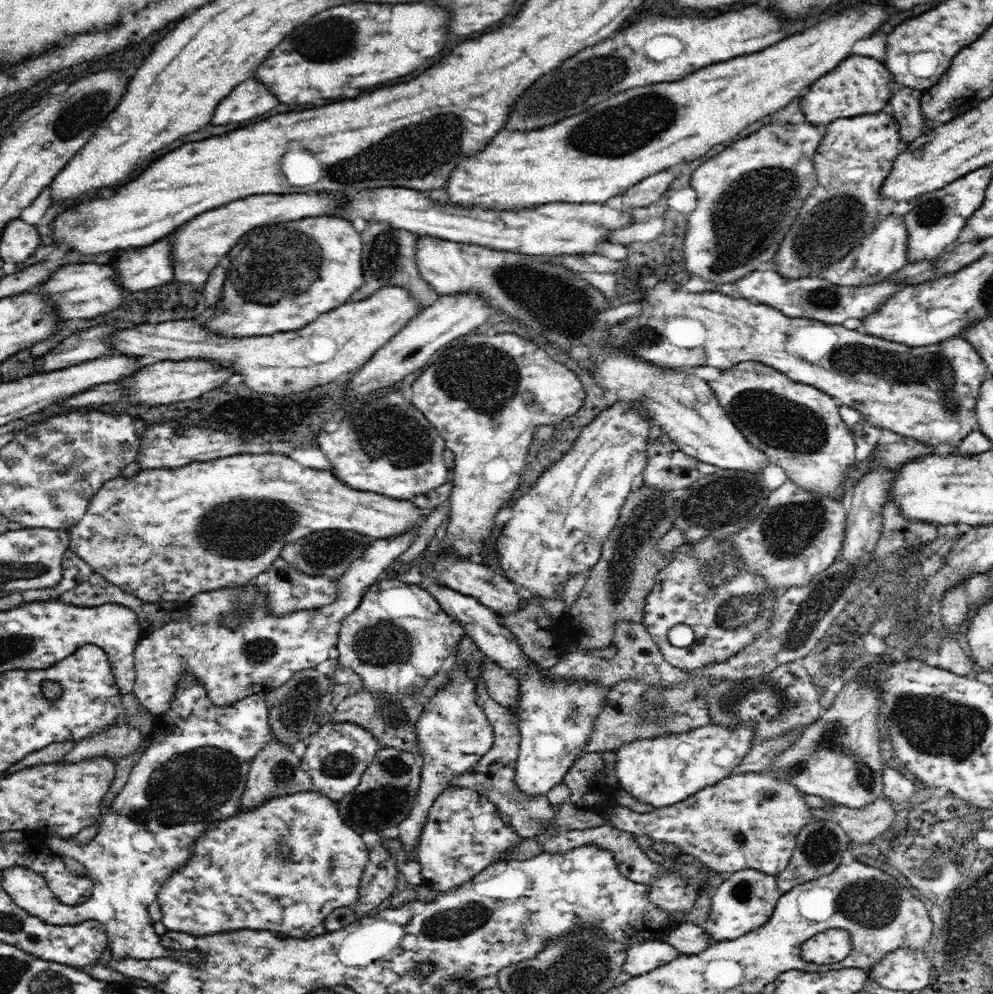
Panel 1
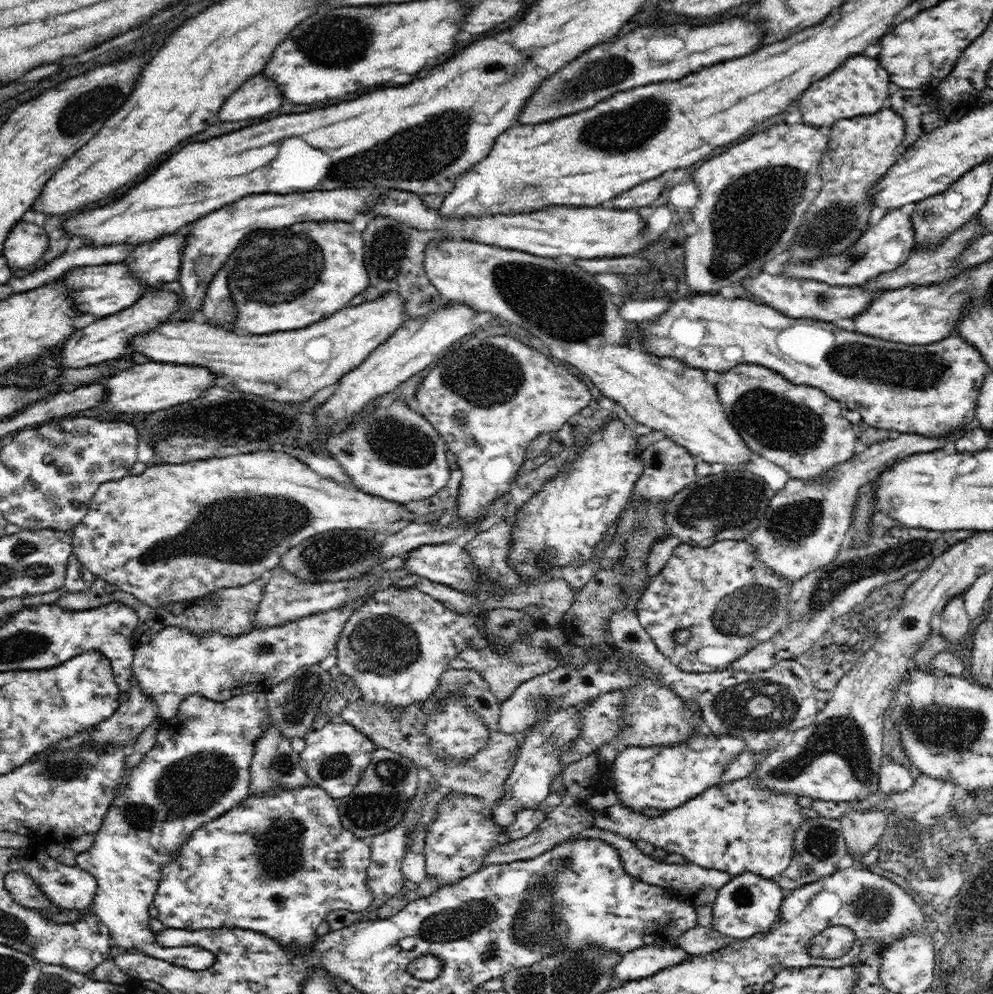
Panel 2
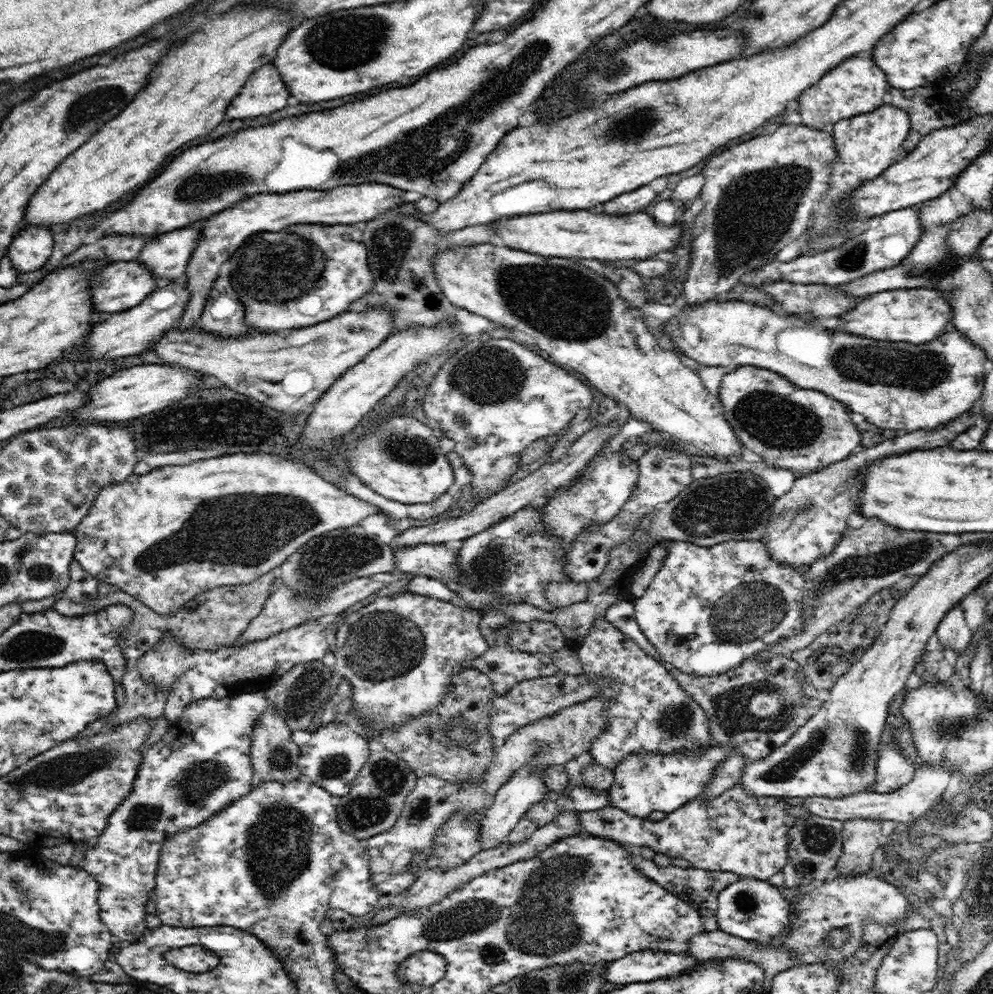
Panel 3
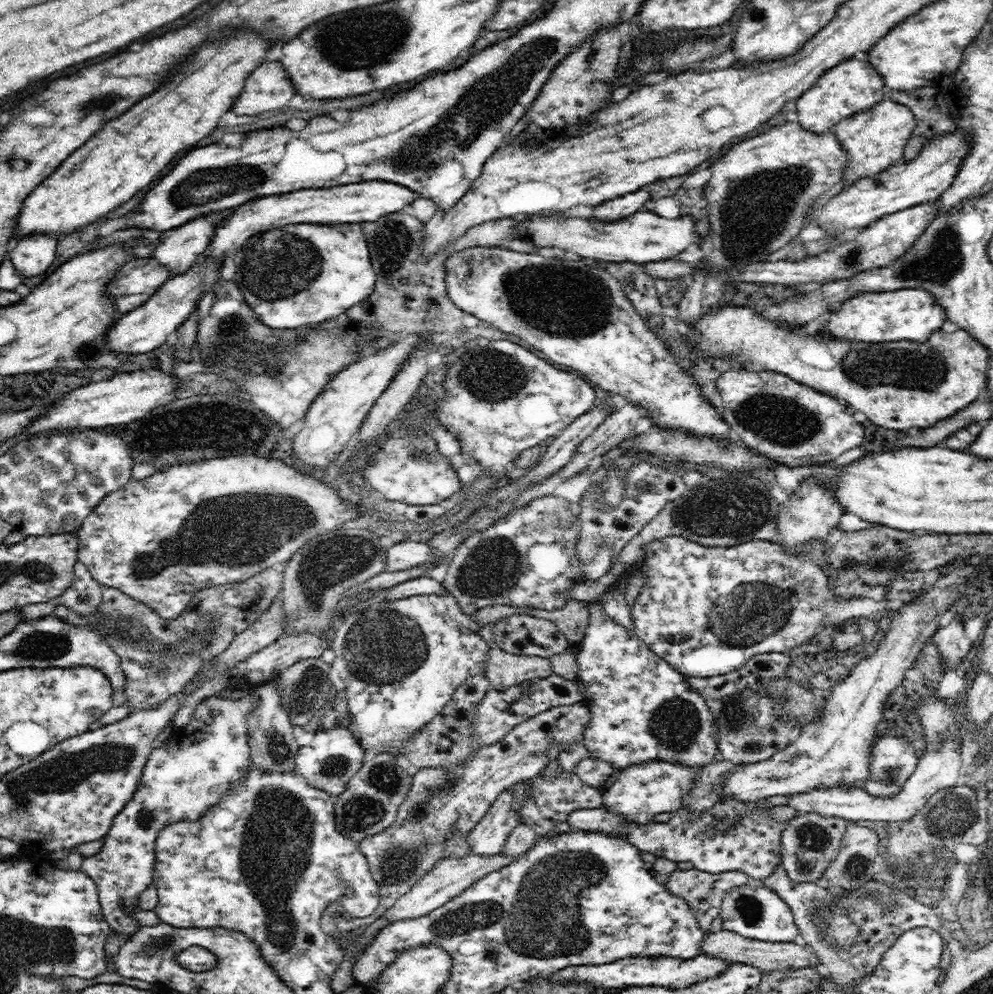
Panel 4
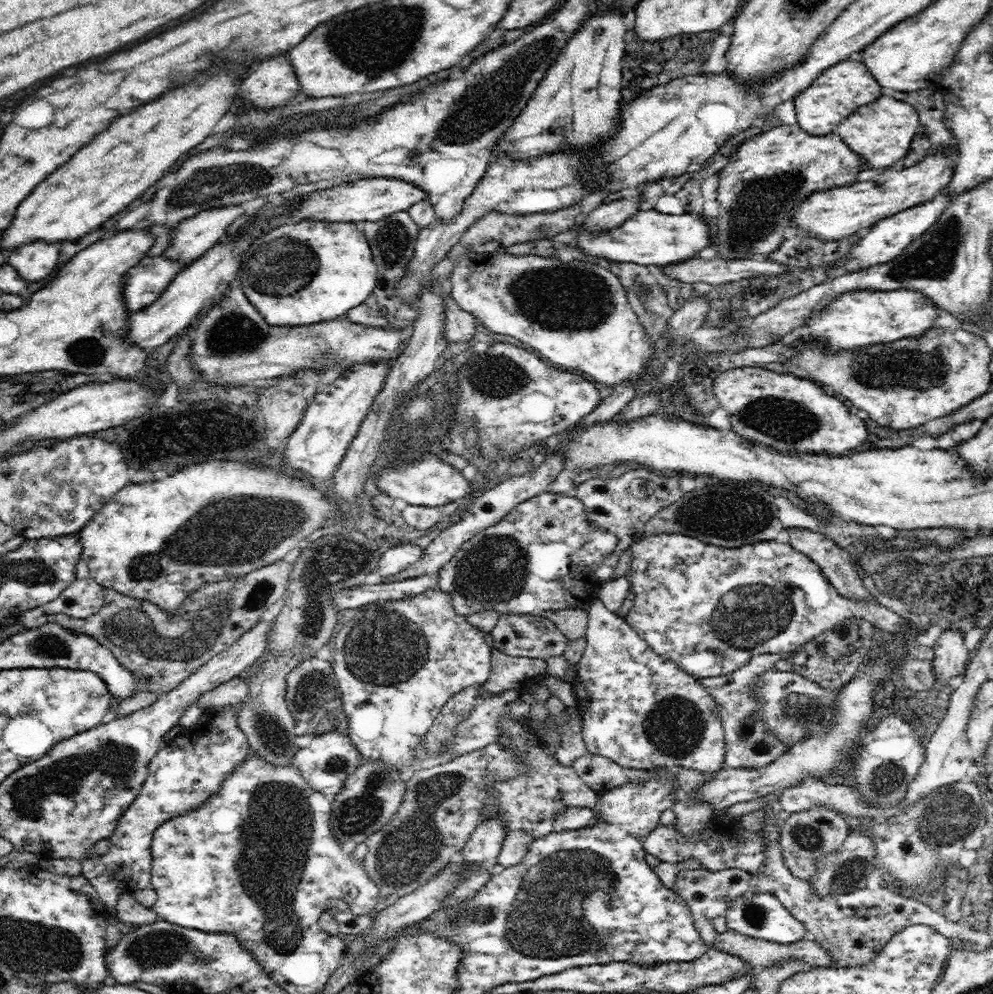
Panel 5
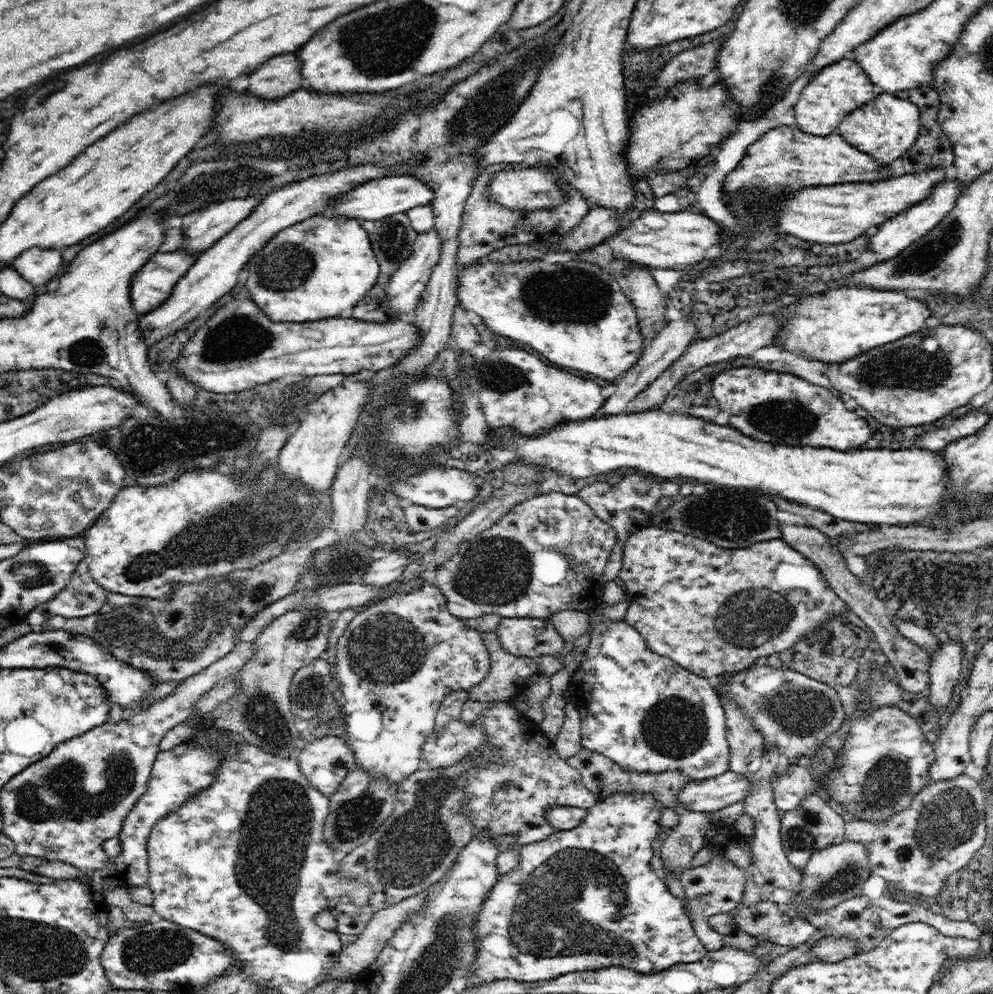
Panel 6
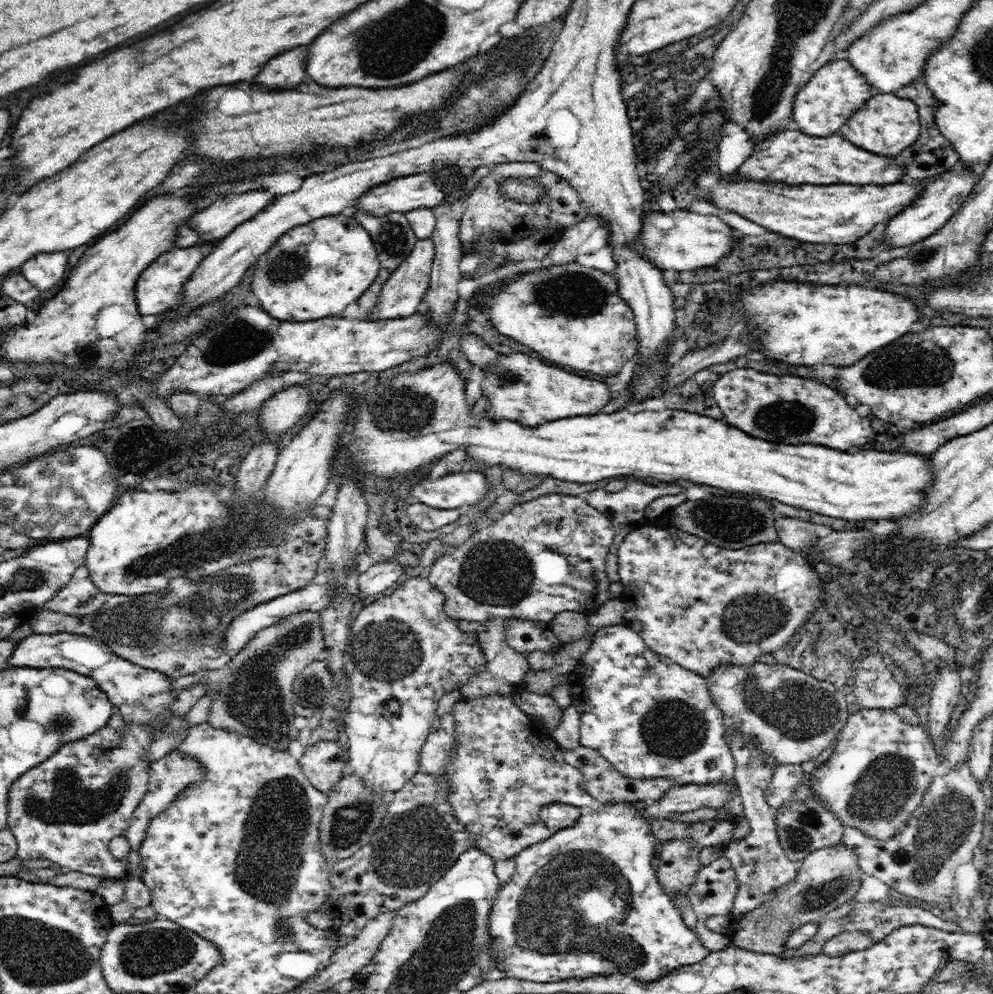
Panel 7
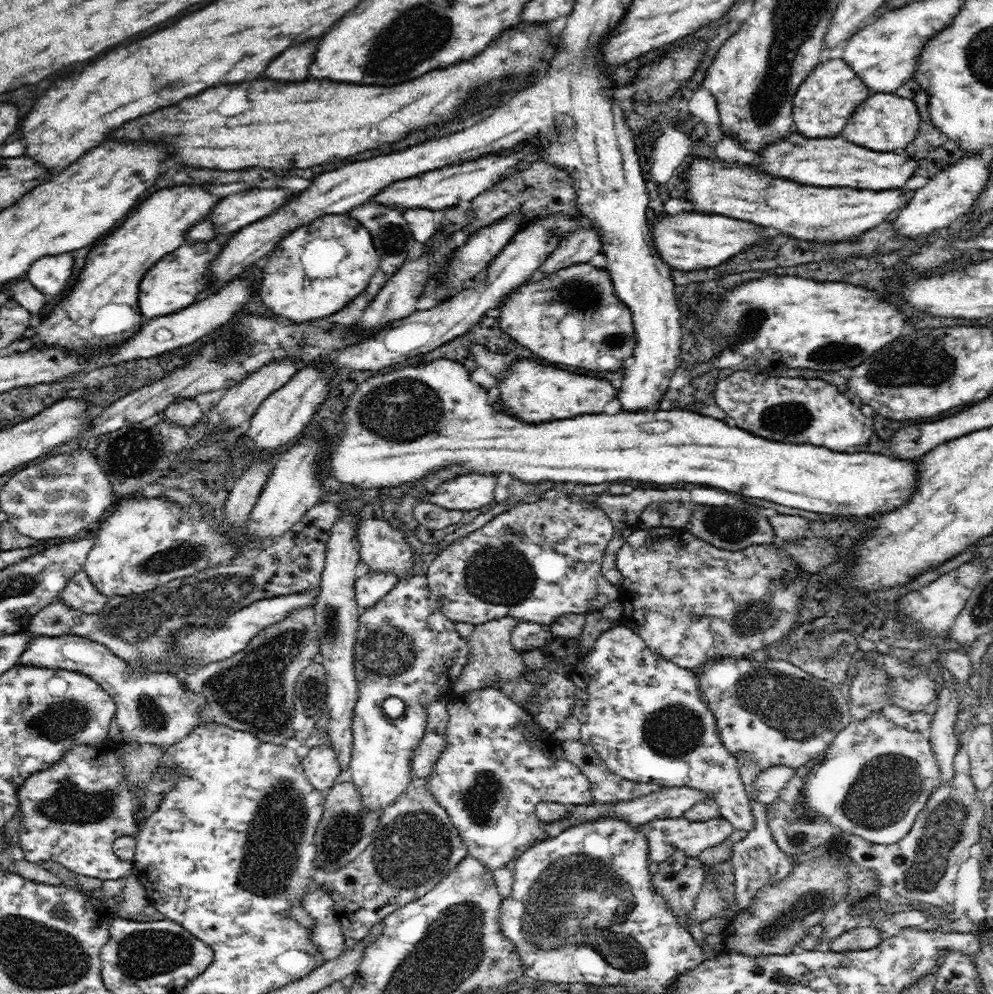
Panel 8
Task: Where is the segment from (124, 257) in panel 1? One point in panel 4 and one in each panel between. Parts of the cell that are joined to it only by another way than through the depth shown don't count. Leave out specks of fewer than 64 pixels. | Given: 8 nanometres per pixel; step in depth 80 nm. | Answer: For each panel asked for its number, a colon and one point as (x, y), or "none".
2: (154, 263)
3: (167, 257)
4: (179, 248)

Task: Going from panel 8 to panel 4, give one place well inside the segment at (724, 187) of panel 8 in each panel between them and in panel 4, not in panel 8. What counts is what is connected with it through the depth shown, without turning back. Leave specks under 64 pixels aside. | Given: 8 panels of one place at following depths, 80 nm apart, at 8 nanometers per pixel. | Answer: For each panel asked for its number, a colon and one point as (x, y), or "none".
4: (922, 180)
5: (841, 211)
6: (836, 213)
7: (840, 213)

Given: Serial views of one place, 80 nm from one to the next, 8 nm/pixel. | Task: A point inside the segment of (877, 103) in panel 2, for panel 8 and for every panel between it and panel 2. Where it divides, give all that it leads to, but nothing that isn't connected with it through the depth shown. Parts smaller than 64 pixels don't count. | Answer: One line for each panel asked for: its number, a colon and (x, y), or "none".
3: (857, 86)
4: (852, 86)
5: (837, 93)
6: (837, 90)
7: (833, 93)
8: (823, 103)

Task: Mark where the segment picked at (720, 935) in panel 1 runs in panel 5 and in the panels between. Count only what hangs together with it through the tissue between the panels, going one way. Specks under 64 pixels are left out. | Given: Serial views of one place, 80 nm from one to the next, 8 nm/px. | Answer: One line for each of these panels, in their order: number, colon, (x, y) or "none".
2: (749, 904)
3: (753, 909)
4: (758, 913)
5: (761, 915)

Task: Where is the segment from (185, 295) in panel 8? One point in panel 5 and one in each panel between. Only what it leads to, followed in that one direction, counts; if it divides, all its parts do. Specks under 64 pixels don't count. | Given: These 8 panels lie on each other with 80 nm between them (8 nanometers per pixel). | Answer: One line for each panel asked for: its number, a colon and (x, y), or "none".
5: (146, 281)
6: (152, 285)
7: (159, 288)

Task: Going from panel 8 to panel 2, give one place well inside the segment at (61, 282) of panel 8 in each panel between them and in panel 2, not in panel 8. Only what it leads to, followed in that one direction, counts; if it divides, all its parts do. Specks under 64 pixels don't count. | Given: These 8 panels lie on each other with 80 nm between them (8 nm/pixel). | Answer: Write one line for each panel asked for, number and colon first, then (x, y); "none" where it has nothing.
2: (25, 244)
3: (30, 248)
4: (34, 255)
5: (35, 261)
6: (39, 266)
7: (47, 270)

